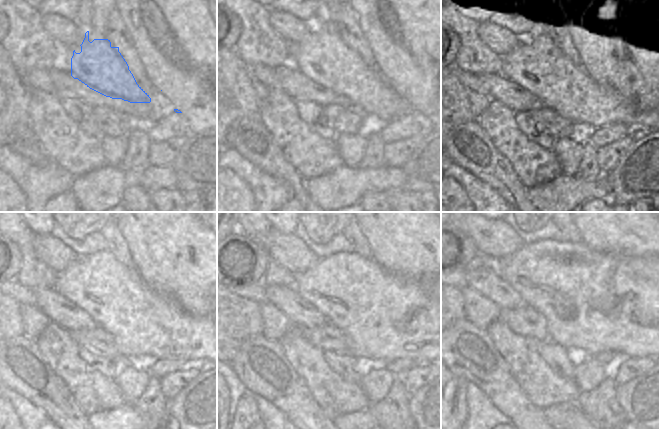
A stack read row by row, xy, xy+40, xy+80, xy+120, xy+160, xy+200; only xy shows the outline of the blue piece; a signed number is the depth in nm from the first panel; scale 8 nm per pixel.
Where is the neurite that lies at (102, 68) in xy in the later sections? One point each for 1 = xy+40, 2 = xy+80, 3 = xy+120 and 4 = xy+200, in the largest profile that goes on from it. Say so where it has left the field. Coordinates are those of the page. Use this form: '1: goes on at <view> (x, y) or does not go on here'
1: goes on at xy+40 (326, 70)
2: goes on at xy+80 (551, 73)
3: goes on at xy+120 (182, 347)
4: goes on at xy+200 (628, 350)

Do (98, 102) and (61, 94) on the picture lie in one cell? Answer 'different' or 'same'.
same

